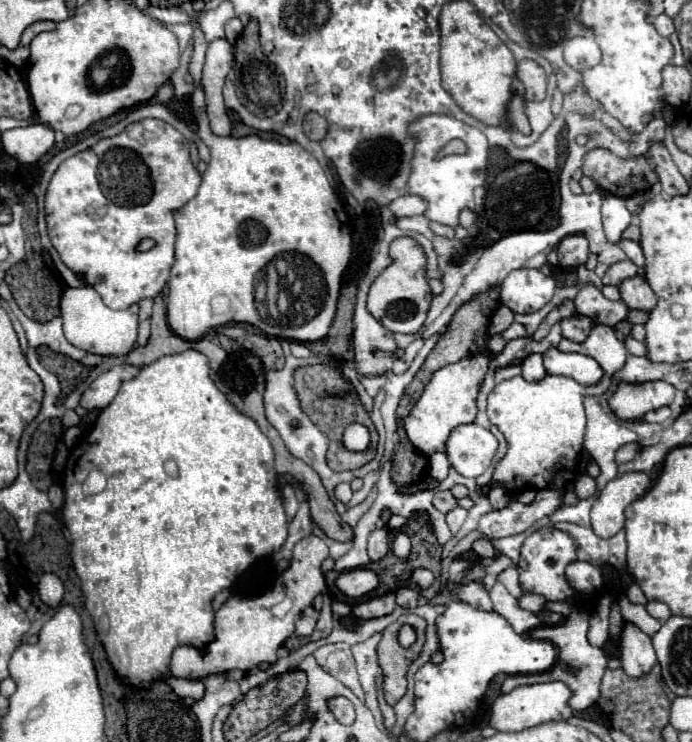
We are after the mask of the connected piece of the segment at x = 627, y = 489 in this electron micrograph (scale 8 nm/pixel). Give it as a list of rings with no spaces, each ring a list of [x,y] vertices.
[[[625,473],[615,477],[599,493],[591,509],[591,527],[599,537],[613,537],[623,529],[625,509],[639,499],[651,485],[645,473]]]

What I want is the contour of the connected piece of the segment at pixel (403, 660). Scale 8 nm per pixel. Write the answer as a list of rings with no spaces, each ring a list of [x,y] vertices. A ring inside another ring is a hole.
[[[401,615],[395,623],[391,623],[385,631],[383,631],[383,639],[379,643],[377,655],[379,655],[379,665],[383,669],[383,693],[385,693],[385,701],[389,705],[395,705],[405,693],[407,693],[407,671],[409,665],[419,657],[423,643],[425,643],[425,629],[427,623],[423,617],[417,615]],[[401,625],[413,625],[417,629],[417,641],[413,647],[403,649],[397,643],[397,631]]]

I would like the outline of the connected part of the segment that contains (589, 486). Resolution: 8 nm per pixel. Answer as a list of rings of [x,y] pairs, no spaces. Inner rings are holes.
[[[581,473],[581,475],[575,479],[573,491],[577,493],[579,499],[587,499],[587,497],[595,495],[595,491],[597,491],[597,483],[595,483],[595,479],[589,477],[587,473]]]

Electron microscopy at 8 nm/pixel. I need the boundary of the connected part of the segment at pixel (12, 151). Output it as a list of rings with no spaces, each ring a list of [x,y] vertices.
[[[33,123],[23,129],[9,129],[3,133],[3,149],[21,163],[35,163],[55,143],[55,131],[45,123]]]

